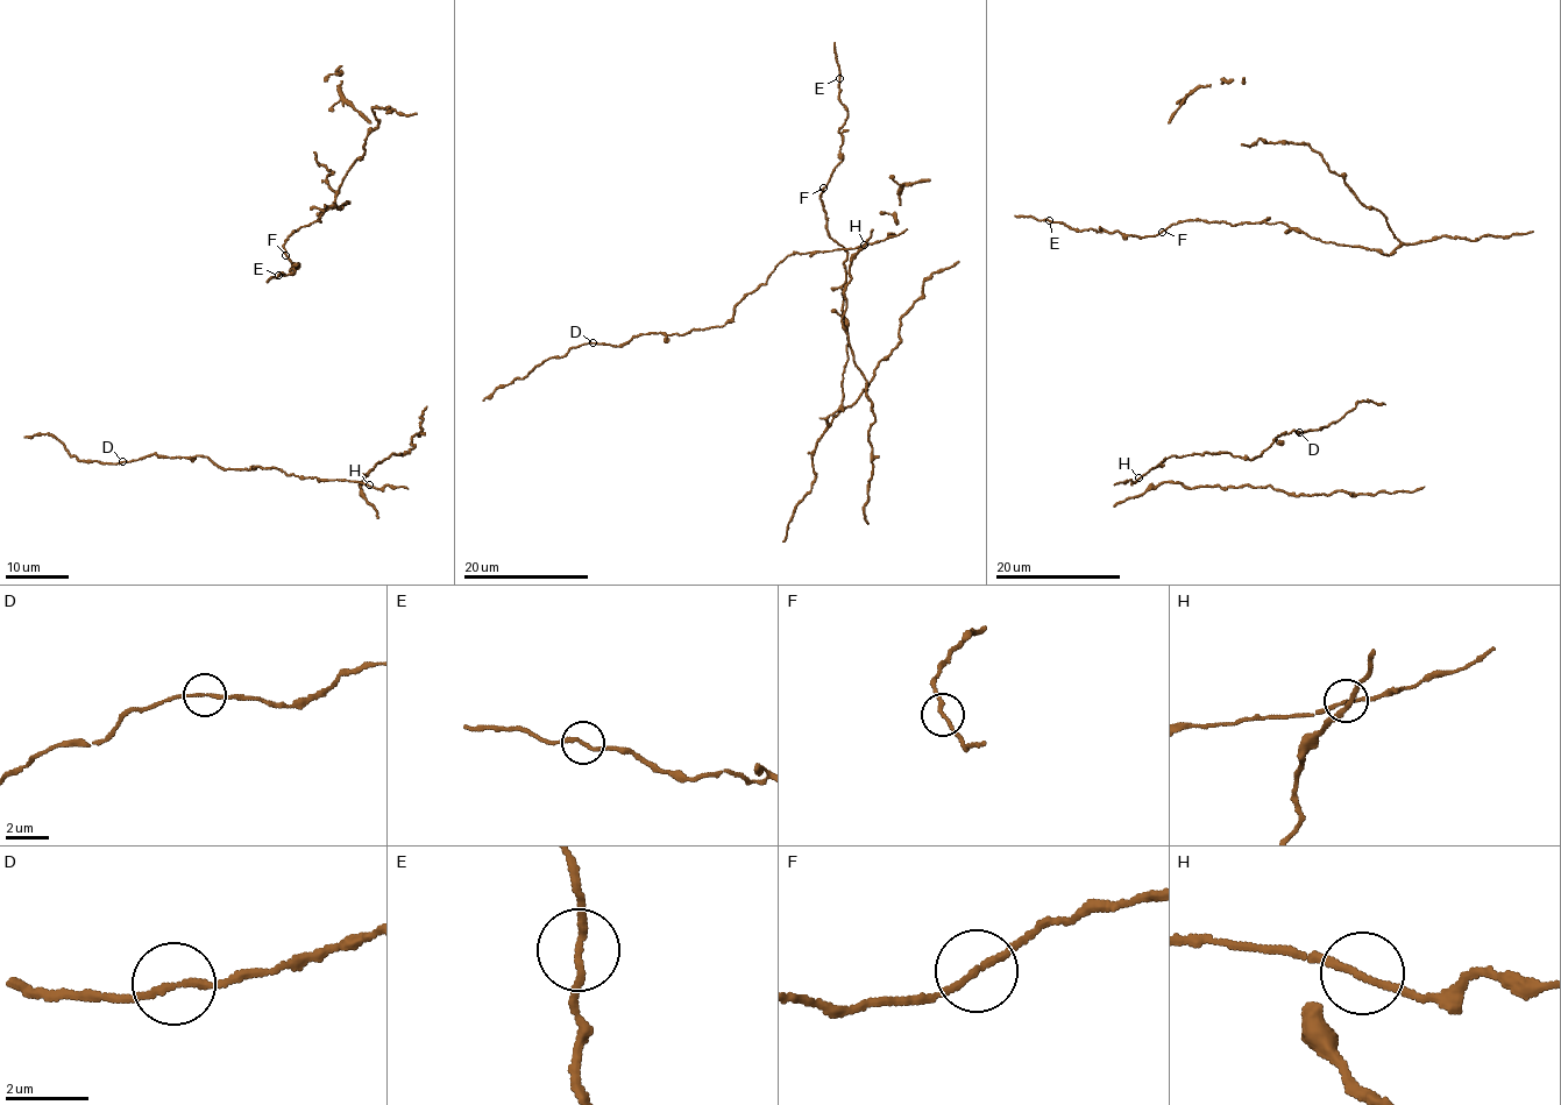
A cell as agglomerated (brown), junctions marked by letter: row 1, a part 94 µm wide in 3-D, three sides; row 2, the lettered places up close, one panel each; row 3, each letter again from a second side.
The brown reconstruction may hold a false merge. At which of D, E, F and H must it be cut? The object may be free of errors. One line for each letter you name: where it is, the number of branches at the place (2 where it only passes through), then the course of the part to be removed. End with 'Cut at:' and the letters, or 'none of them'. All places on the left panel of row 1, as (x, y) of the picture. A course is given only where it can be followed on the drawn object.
Cut at: none of them

